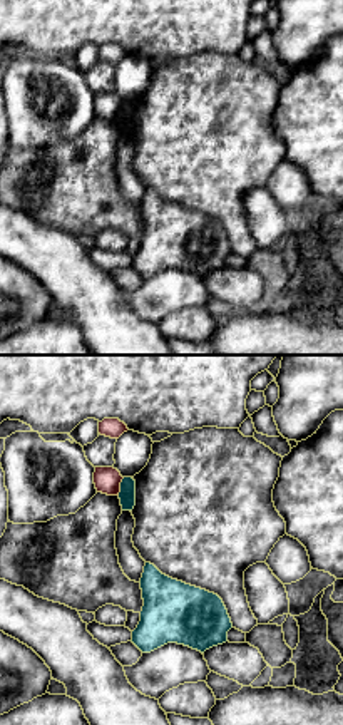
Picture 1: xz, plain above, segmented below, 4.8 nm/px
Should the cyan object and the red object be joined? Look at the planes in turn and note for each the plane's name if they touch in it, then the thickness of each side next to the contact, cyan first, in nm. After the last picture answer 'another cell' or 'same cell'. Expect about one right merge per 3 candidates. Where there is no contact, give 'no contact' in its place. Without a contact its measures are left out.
contact in xz; calibres 80 and 130 nm

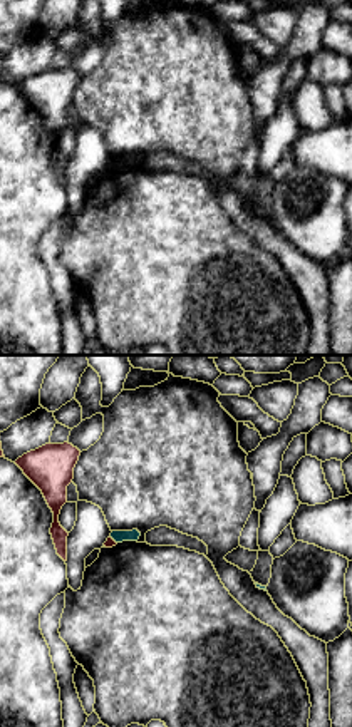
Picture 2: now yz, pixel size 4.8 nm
contact in yz; calibres 60 and 50 nm

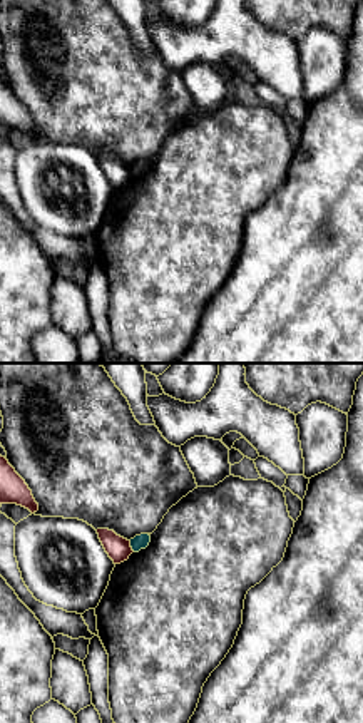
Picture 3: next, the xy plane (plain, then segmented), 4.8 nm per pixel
contact in xy; calibres 70 and 120 nm

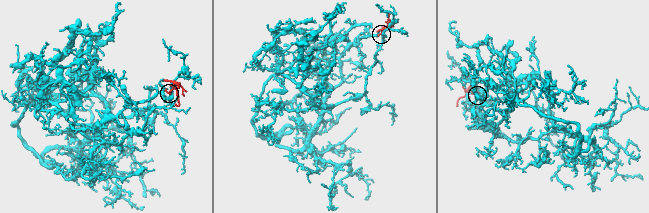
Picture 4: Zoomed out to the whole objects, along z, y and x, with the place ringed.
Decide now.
another cell

